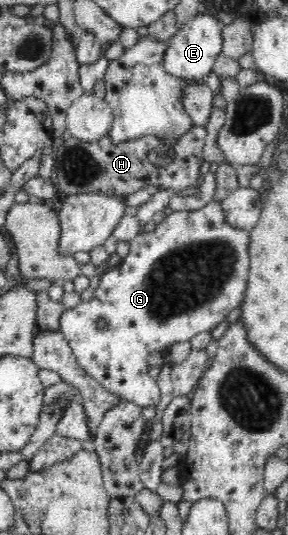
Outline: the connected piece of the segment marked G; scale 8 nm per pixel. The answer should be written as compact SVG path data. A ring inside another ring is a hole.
M212 200L199 210L174 210L156 224L154 231L141 232L129 243L130 253L116 268L101 276L92 299L62 313L59 331L68 340L79 366L92 379L122 400L136 402L143 408L156 407L161 391L157 381L148 375L148 353L165 353L173 343L190 341L198 333L213 330L228 313L241 305L250 261L249 232L231 227L220 202ZM100 318L106 320L104 330L96 327Z

